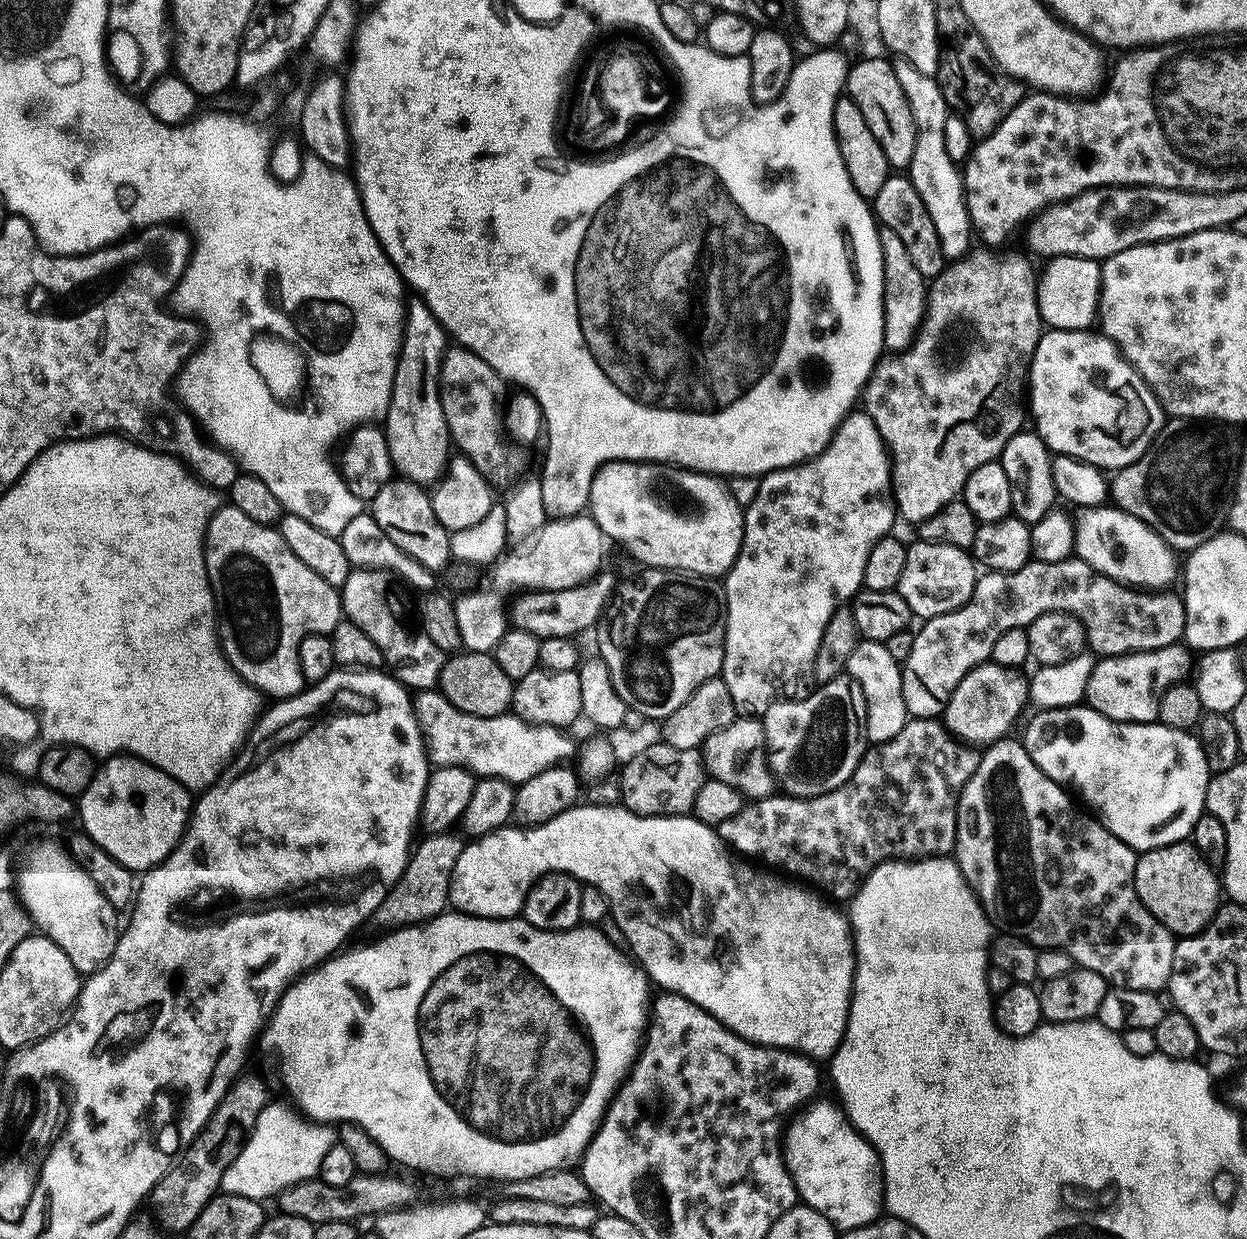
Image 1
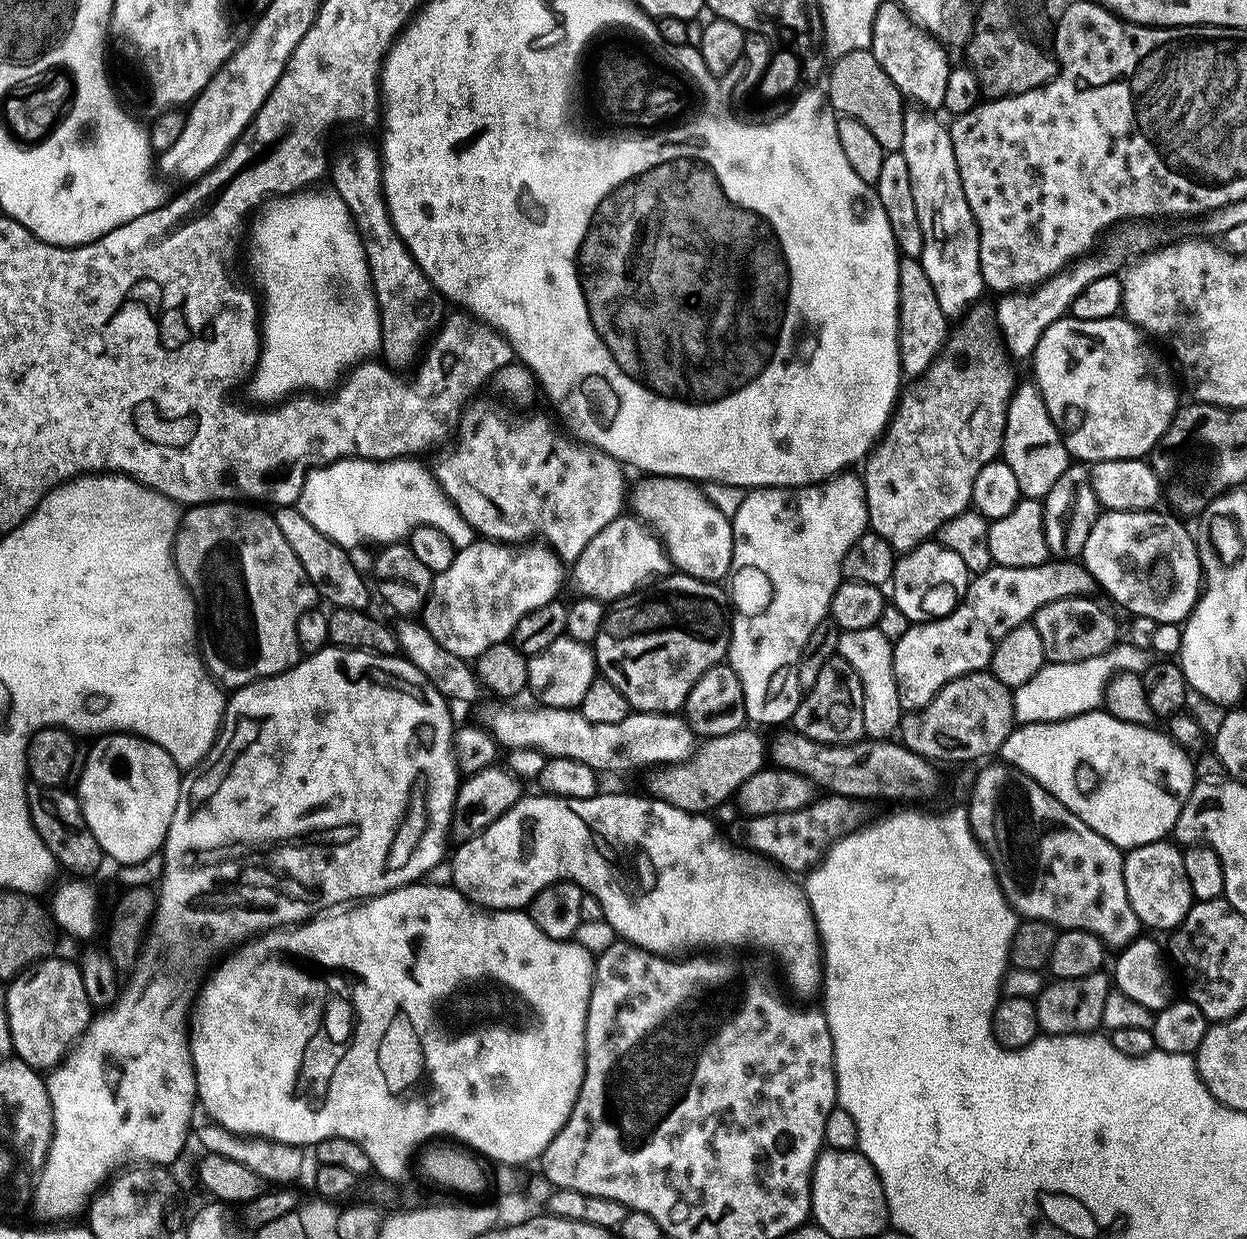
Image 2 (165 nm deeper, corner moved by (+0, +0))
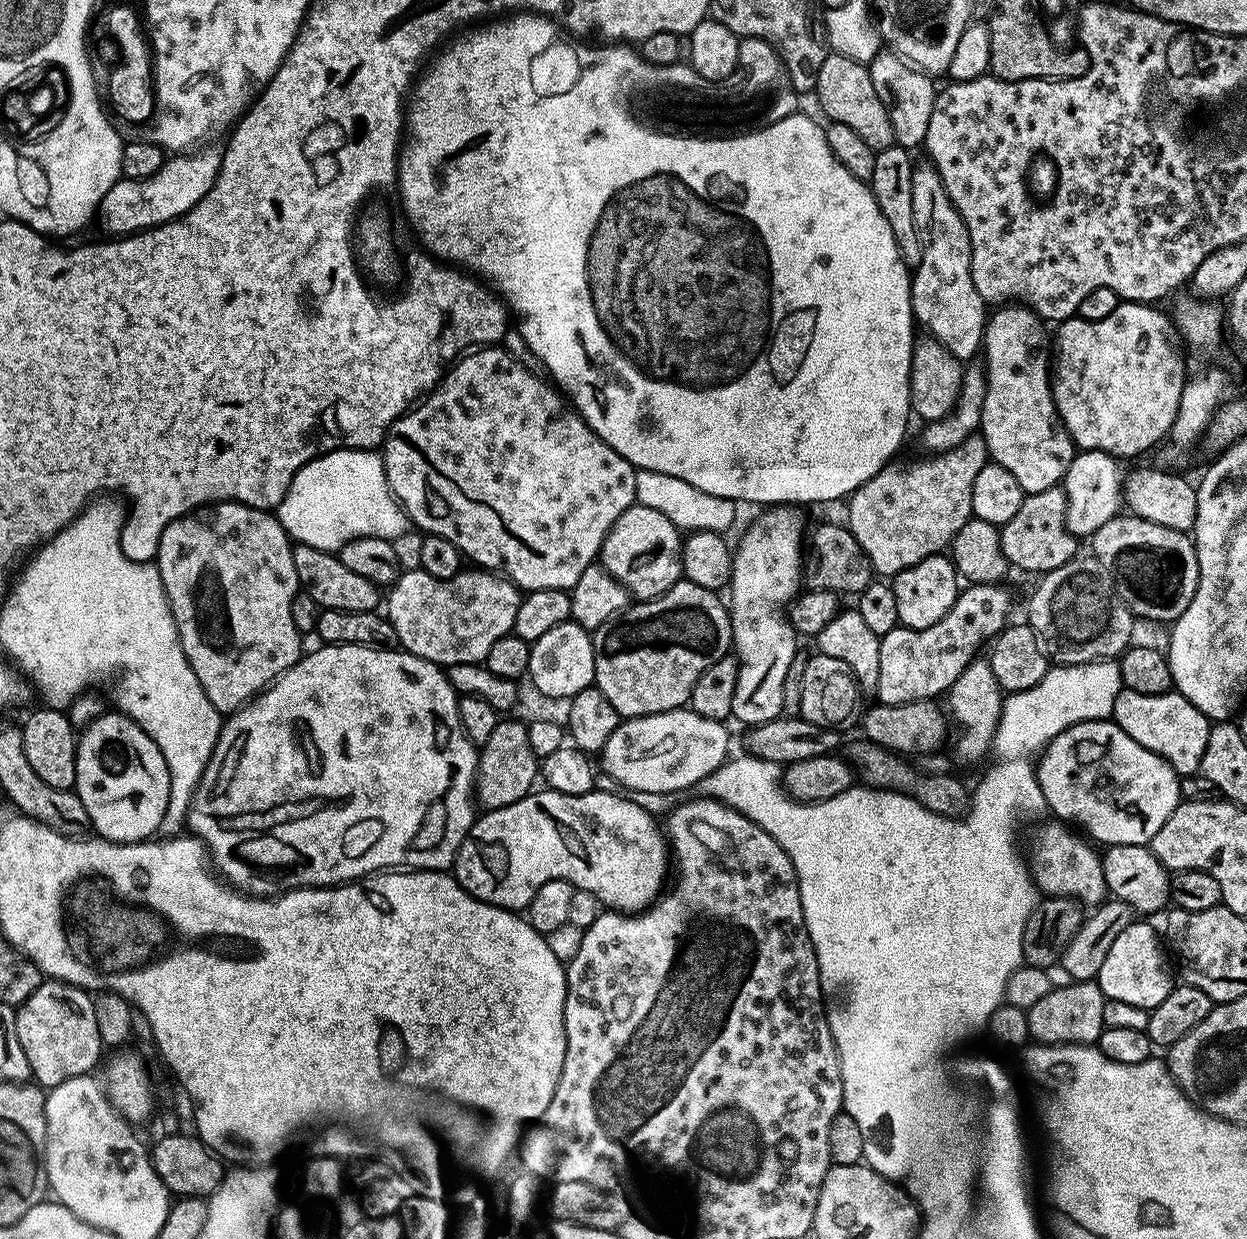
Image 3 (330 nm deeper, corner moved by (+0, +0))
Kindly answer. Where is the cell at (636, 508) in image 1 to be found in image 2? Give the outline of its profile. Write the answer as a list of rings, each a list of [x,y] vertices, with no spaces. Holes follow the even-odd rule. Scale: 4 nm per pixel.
[[[645,475],[644,480],[640,480],[630,488],[631,511],[639,519],[649,525],[653,532],[660,537],[660,542],[664,546],[664,551],[668,554],[668,559],[673,565],[676,564],[681,573],[685,576],[693,576],[699,580],[710,580],[720,582],[732,571],[732,522],[729,517],[724,516],[712,504],[707,495],[693,481],[682,480],[679,476],[653,476]]]

